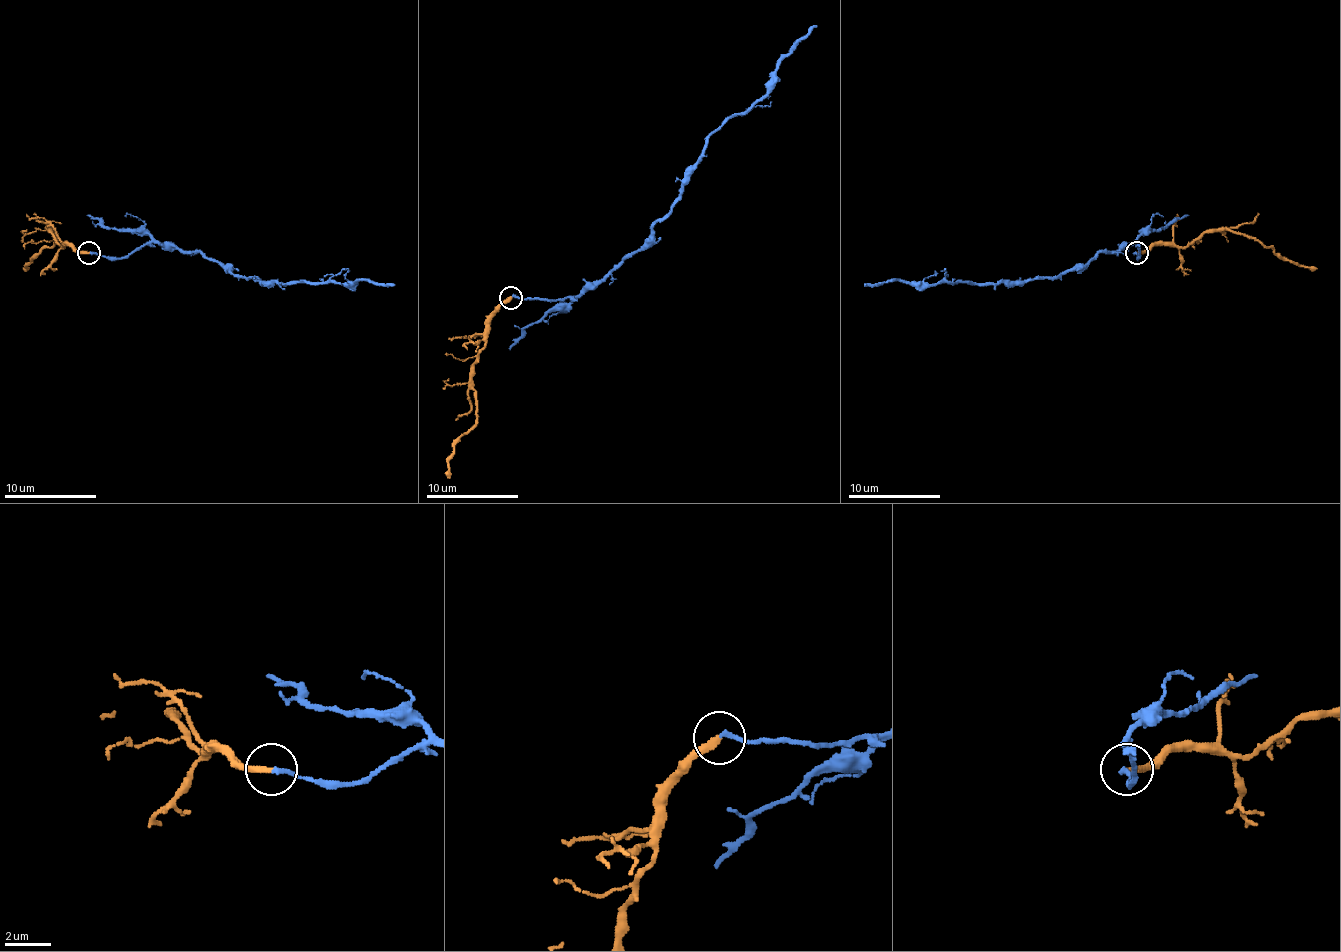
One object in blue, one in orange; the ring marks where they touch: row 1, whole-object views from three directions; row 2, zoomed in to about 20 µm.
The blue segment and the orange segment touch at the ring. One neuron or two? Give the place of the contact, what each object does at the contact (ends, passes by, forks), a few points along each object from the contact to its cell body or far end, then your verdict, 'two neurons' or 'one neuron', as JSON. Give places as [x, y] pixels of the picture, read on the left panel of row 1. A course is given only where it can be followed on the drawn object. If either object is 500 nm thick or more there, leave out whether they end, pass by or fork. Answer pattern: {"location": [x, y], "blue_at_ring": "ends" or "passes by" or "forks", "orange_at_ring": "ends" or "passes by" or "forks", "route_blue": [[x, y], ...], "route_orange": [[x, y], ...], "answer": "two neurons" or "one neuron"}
{"location": [89, 252], "blue_at_ring": "ends", "orange_at_ring": "ends", "route_blue": [[89, 252], [126, 258], [145, 245], [161, 242], [180, 249], [201, 252], [221, 265], [261, 282], [395, 284]], "route_orange": [[89, 252], [66, 245], [64, 247], [50, 231], [55, 242], [25, 268]], "answer": "two neurons"}

